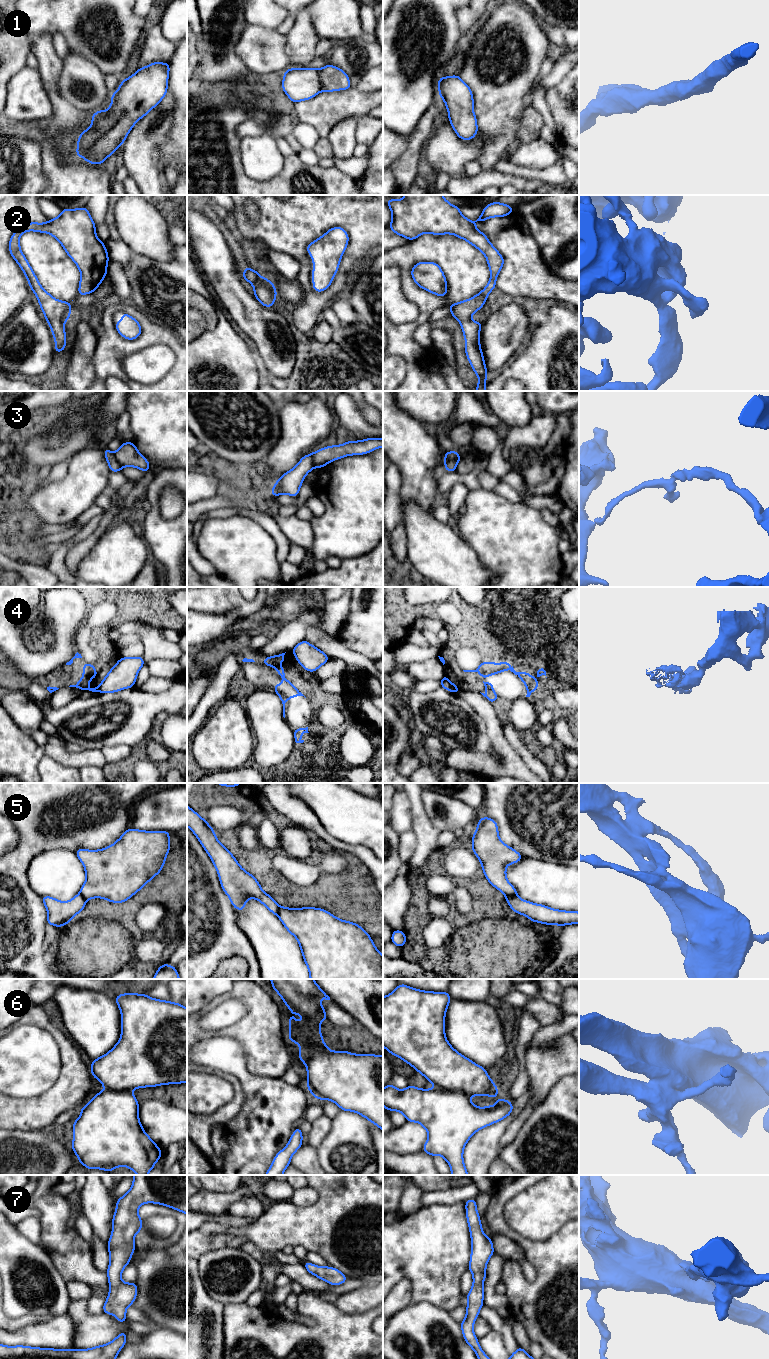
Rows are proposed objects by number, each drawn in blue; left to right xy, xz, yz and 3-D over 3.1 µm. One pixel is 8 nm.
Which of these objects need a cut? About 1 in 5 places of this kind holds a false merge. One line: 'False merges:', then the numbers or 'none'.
False merges: 3, 4, 6

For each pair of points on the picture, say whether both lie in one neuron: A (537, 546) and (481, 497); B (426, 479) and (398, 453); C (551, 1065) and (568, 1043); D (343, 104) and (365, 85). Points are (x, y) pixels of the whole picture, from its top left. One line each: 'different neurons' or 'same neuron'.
A: same neuron
B: same neuron
C: same neuron
D: different neurons

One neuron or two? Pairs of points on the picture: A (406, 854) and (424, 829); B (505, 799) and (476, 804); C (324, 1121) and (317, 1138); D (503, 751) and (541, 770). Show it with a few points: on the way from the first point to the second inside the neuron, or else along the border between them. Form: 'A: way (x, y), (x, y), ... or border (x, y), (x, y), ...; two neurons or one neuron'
A: border (412, 829), (416, 839), (416, 846), (408, 862); two neurons
B: border (485, 793), (483, 808), (480, 812); two neurons
C: way (322, 1125), (317, 1134); one neuron
D: border (510, 743), (522, 760), (534, 772); two neurons

